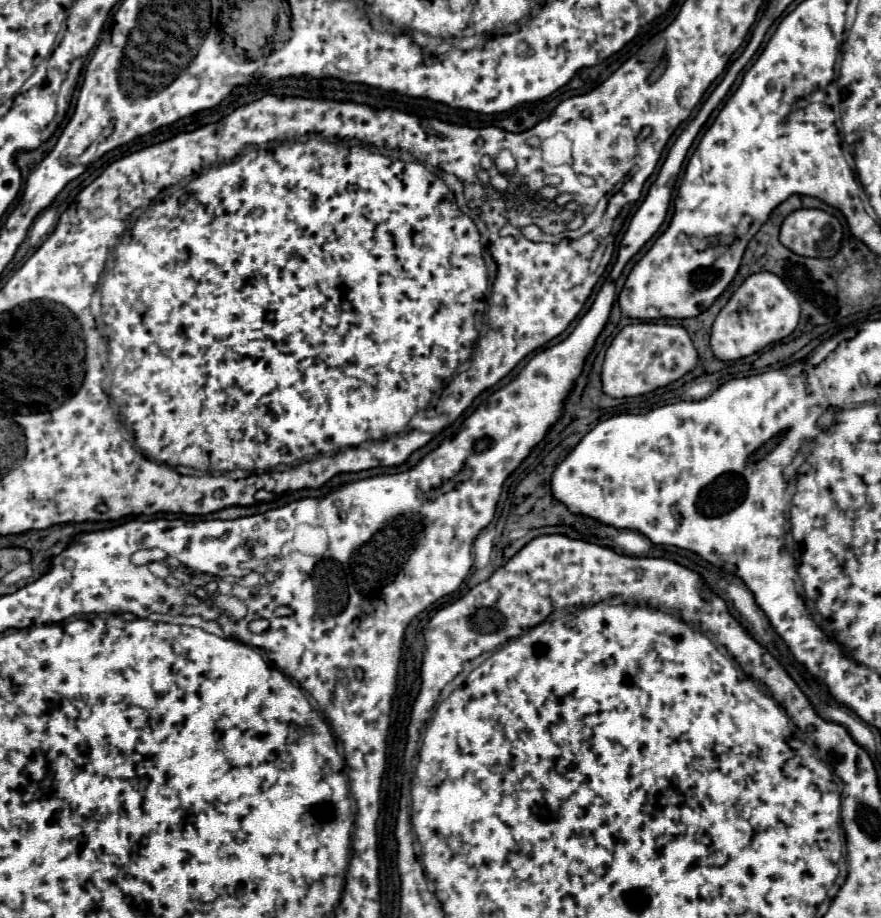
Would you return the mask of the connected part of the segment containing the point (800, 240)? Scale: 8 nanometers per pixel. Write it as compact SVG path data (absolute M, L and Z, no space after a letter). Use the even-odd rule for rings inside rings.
M797 209L781 223L779 241L803 257L831 257L841 243L841 223L821 209Z

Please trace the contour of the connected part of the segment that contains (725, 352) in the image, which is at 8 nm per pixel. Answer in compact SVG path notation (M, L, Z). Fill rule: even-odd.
M753 273L741 287L733 293L731 301L719 311L713 331L711 331L711 349L717 359L733 361L757 353L759 349L781 341L787 337L799 323L799 301L789 291L789 287L773 273ZM743 307L743 311L739 311Z

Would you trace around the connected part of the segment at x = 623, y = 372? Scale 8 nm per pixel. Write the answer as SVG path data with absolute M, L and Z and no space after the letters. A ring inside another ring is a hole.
M633 323L623 327L609 345L603 361L603 391L611 397L635 397L677 381L697 365L697 351L681 325Z

